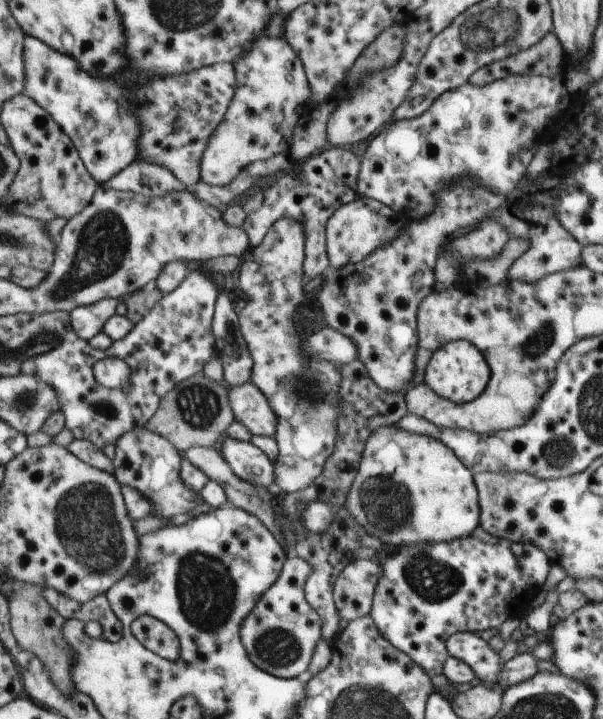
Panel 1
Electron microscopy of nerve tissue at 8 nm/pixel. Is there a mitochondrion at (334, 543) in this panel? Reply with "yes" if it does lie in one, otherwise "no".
no

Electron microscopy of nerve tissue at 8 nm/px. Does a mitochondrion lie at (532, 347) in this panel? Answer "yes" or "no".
yes

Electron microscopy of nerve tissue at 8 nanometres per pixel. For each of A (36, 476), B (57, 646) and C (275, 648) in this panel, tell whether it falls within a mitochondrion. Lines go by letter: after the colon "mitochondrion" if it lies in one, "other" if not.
A: other
B: mitochondrion
C: mitochondrion

